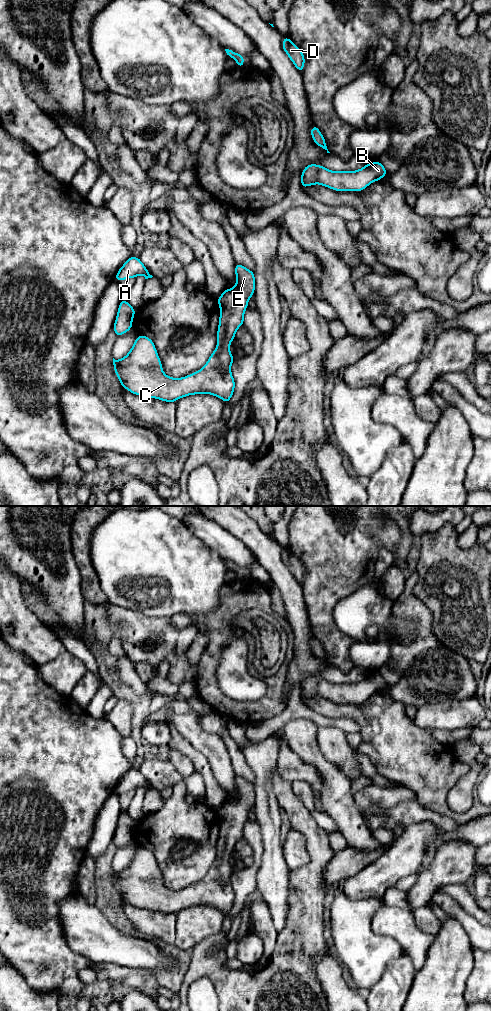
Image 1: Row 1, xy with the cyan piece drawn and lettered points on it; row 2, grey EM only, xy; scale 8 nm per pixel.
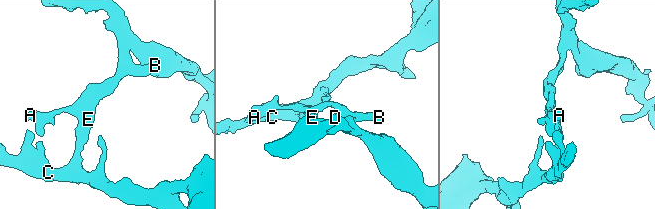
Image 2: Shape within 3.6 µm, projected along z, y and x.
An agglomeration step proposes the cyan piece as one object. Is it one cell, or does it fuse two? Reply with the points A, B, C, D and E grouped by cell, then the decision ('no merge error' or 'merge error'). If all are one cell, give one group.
A B C D E | no merge error

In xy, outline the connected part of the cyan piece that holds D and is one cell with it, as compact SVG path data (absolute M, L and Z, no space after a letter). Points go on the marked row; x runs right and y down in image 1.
M285 36L282 42L282 48L293 62L294 66L301 73L304 70L305 57L303 52L287 37Z

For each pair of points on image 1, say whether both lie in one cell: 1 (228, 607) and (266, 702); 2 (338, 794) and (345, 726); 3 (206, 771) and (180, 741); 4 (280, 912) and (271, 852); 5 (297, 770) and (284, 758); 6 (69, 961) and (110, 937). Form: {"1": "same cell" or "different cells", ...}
{"1": "same cell", "2": "different cells", "3": "same cell", "4": "same cell", "5": "same cell", "6": "different cells"}

